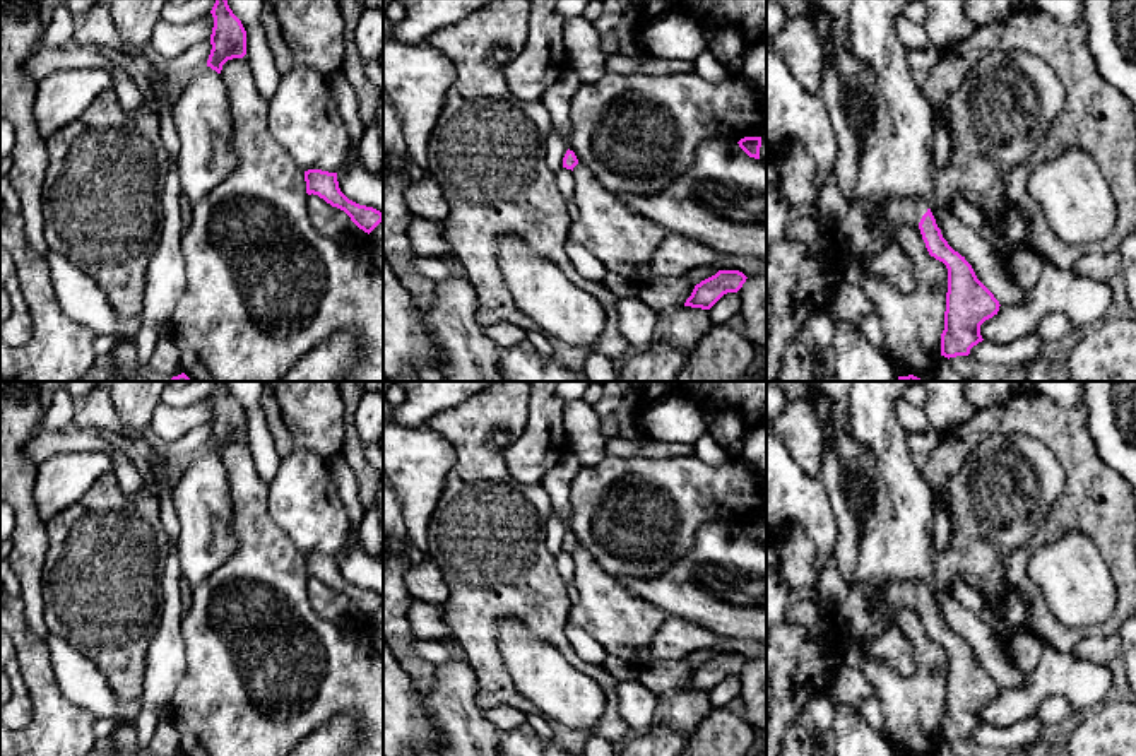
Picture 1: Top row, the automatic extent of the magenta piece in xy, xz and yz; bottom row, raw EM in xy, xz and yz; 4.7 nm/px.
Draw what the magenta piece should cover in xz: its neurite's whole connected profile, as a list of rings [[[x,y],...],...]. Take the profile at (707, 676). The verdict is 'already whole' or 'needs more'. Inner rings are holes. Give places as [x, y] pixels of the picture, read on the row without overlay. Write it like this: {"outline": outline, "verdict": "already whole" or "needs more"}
{"outline": [[[719,653],[695,669],[684,689],[710,693],[724,677],[737,676],[746,662],[739,653]]], "verdict": "already whole"}

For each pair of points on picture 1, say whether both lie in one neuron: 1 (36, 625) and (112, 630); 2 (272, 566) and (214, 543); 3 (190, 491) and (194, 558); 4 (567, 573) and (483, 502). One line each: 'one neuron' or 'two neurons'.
1: two neurons
2: two neurons
3: one neuron
4: two neurons

